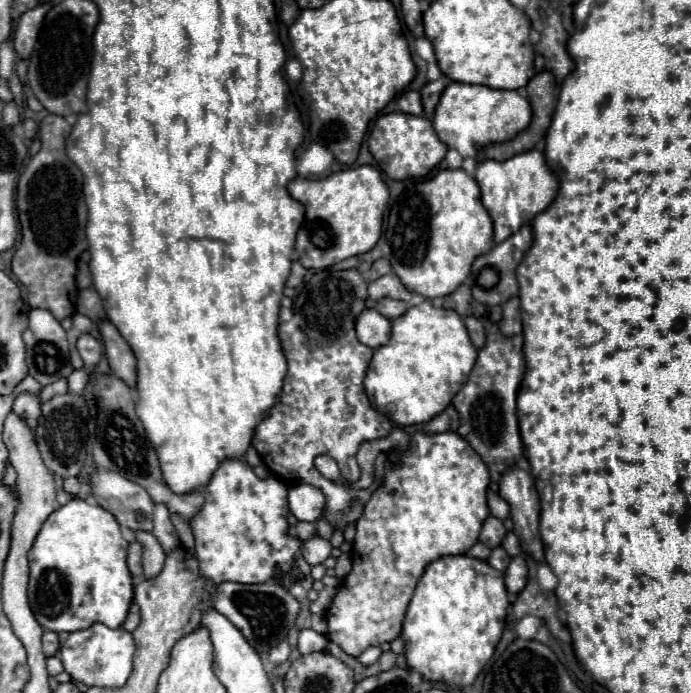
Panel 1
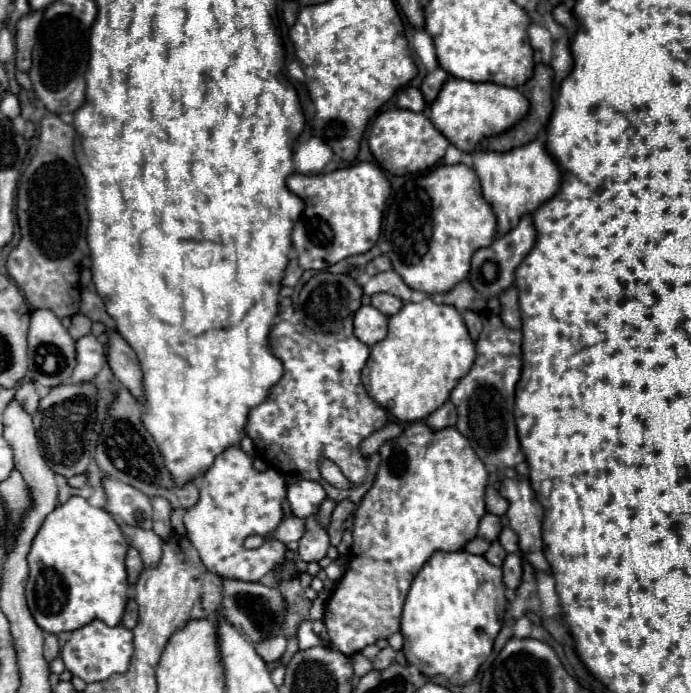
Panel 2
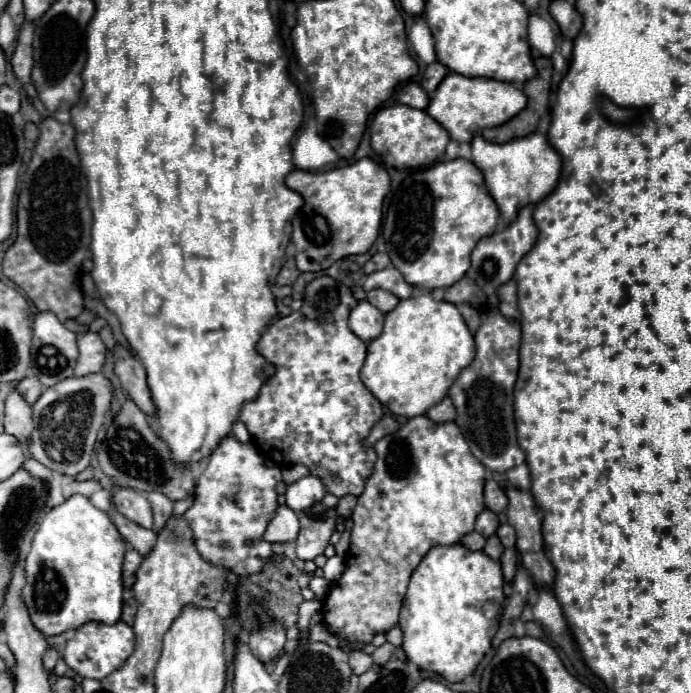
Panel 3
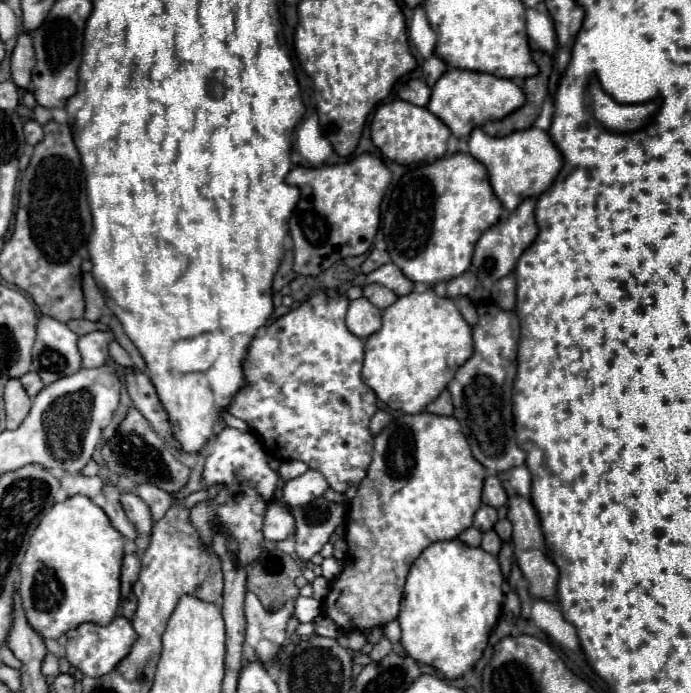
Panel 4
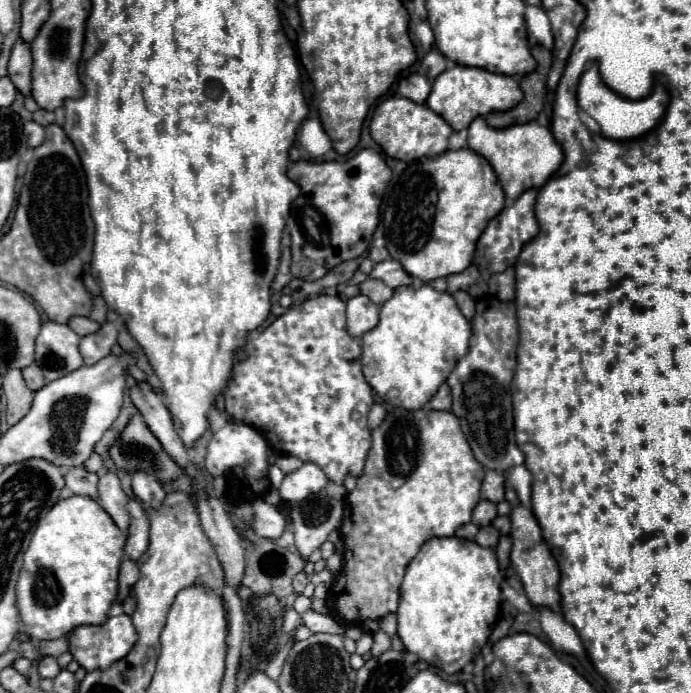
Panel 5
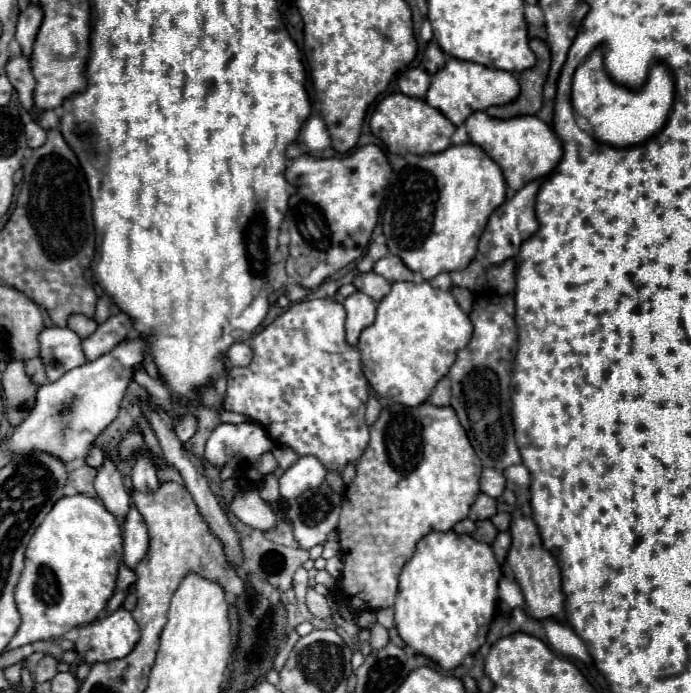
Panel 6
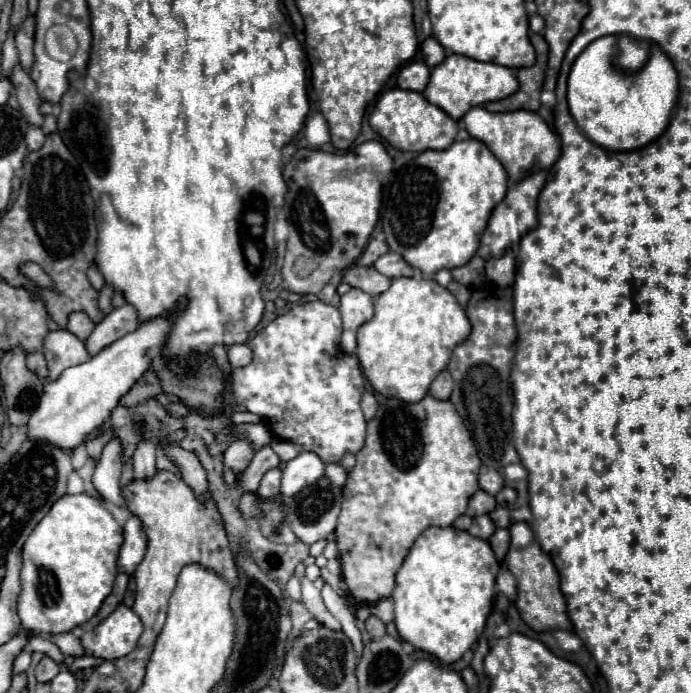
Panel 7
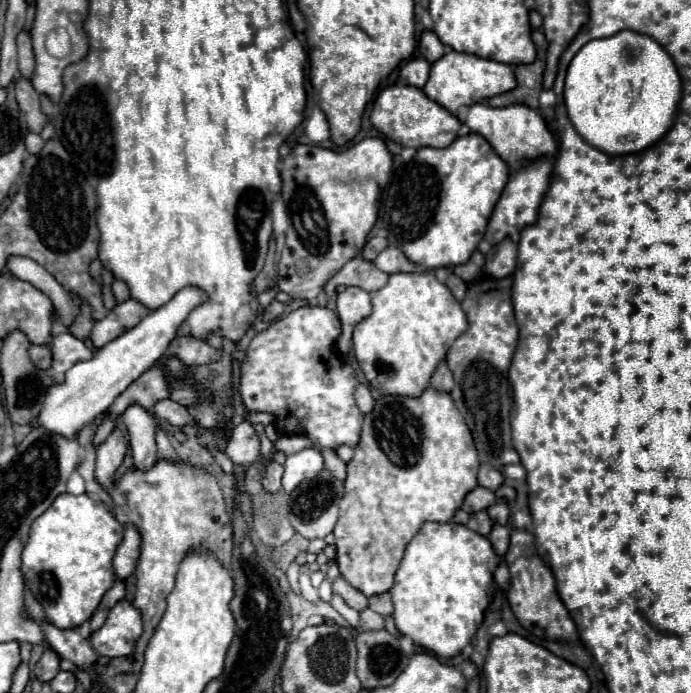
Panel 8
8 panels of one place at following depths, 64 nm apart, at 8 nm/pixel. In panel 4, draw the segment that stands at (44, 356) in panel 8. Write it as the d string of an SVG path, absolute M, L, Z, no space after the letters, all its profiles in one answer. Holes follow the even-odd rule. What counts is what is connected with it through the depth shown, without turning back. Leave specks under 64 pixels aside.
M28 372L20 380L22 380L22 384L24 384L24 388L26 388L26 392L28 392L30 398L34 398L44 388L44 382L40 380L40 376L36 372Z

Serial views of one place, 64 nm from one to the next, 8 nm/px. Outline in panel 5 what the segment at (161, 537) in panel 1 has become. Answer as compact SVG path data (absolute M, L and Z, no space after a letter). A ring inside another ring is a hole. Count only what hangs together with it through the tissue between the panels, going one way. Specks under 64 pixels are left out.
M136 470L136 474L132 474L132 488L136 498L140 498L142 502L146 502L148 506L160 506L162 498L164 498L164 490L160 486L160 482L156 478L152 478L152 474L144 474L144 470Z

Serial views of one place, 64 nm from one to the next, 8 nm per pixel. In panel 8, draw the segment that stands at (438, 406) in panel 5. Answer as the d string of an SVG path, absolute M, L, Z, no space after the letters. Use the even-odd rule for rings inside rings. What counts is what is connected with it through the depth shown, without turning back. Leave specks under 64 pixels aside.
M446 360L440 362L438 368L434 370L434 374L430 378L430 386L434 386L436 390L444 390L444 392L450 392L452 390L454 380L452 380L452 372L446 366Z

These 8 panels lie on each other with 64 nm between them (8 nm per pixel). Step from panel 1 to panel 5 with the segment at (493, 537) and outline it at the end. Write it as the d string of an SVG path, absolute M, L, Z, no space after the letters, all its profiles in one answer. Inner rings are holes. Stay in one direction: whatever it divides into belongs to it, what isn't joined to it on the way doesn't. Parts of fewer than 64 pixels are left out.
M480 500L472 512L472 522L476 526L488 526L496 518L496 504L490 500Z

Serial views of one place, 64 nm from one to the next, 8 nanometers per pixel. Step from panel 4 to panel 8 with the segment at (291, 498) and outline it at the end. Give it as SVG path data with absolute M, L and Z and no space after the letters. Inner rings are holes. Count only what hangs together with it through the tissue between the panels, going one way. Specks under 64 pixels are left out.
M304 448L296 454L286 456L282 490L290 494L302 480L314 478L322 468L324 468L324 460L318 448Z

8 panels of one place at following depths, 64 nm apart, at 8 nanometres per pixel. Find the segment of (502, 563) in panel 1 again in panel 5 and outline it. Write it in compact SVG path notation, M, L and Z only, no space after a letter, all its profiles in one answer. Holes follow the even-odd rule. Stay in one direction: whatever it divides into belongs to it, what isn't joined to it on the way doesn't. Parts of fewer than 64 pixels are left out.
M488 524L488 526L482 526L482 528L478 530L476 542L478 542L480 546L486 546L486 548L496 548L498 538L500 538L498 530L496 530L492 524Z

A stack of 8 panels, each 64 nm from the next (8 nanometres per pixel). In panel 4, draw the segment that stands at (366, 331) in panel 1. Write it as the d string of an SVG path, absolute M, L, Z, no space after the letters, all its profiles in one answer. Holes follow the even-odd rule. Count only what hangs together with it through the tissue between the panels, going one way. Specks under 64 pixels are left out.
M364 296L350 300L346 326L354 336L368 338L368 334L374 334L380 328L380 308L372 306L372 302L368 302Z

